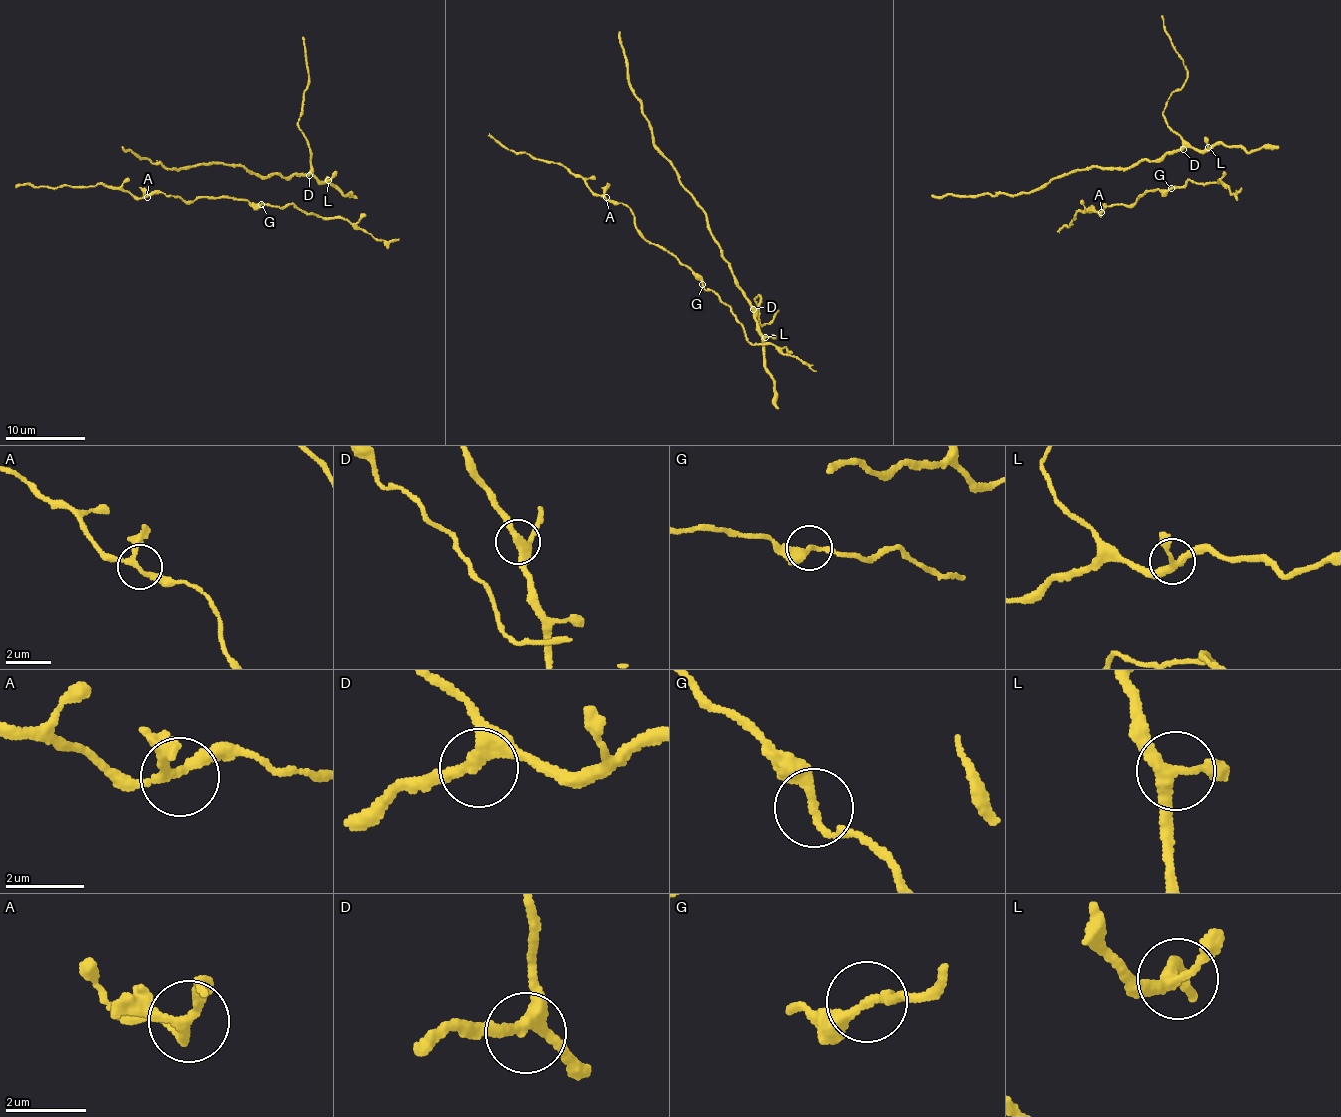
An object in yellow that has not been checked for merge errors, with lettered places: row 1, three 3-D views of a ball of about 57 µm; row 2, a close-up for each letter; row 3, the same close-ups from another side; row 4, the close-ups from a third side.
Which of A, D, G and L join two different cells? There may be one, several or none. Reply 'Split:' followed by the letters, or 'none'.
Split: none

